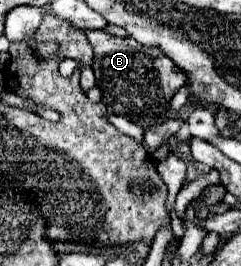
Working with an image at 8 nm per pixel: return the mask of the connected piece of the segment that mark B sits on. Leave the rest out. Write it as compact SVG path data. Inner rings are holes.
M86 30L86 36L94 48L92 70L96 74L96 86L102 90L102 102L108 112L128 118L130 122L140 122L144 118L164 116L170 108L170 100L178 88L186 84L186 74L174 66L156 48L146 48L134 38L118 38L104 30Z

